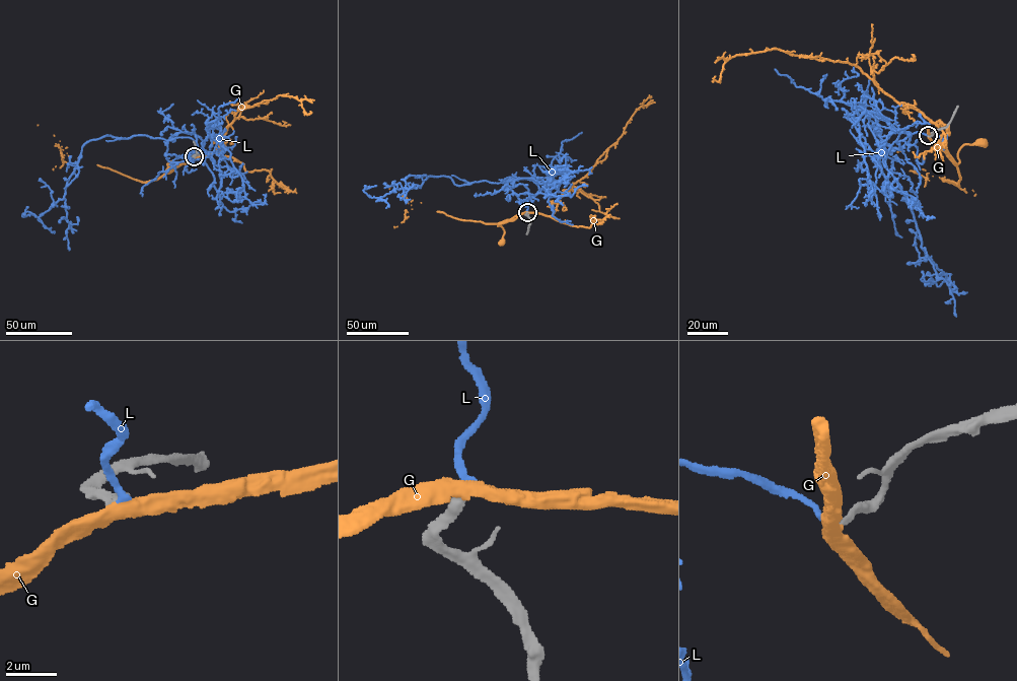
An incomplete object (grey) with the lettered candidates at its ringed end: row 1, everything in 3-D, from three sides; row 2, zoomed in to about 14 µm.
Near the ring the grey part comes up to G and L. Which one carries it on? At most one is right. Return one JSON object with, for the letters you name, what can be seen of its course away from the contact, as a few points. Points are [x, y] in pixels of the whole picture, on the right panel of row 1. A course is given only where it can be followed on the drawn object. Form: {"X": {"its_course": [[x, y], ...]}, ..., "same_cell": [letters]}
{"same_cell": []}

